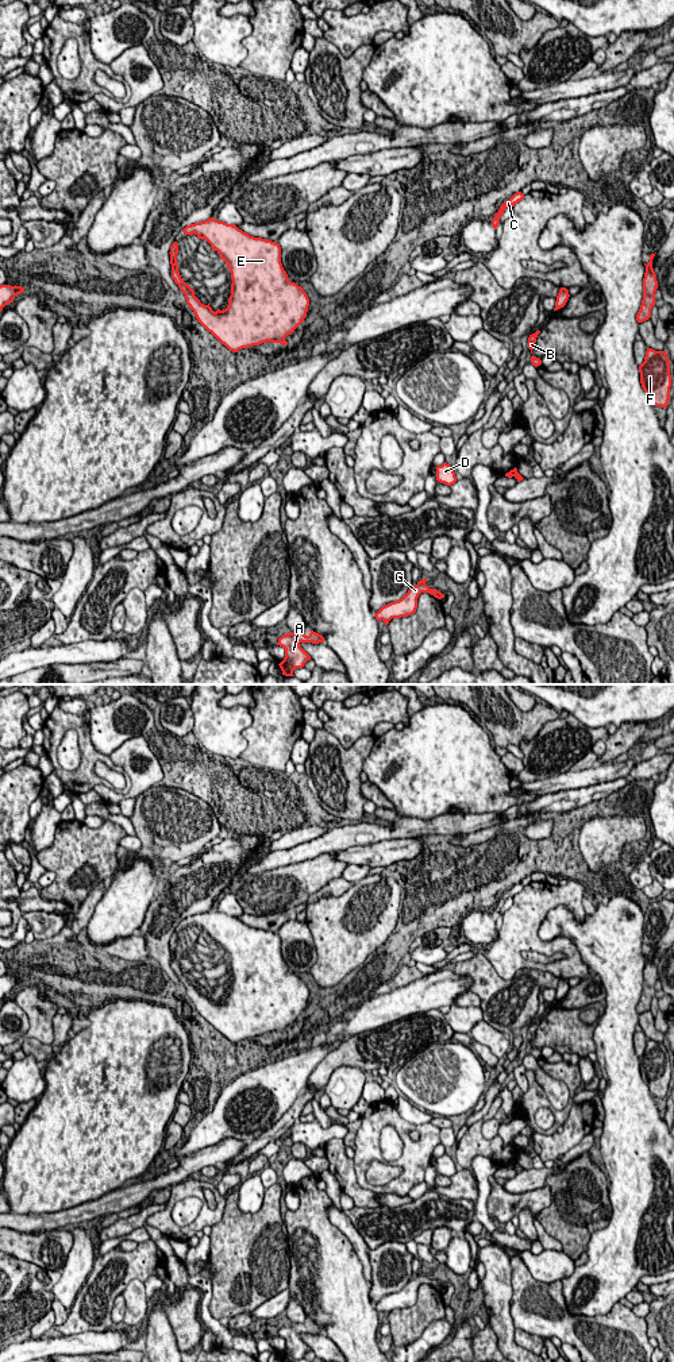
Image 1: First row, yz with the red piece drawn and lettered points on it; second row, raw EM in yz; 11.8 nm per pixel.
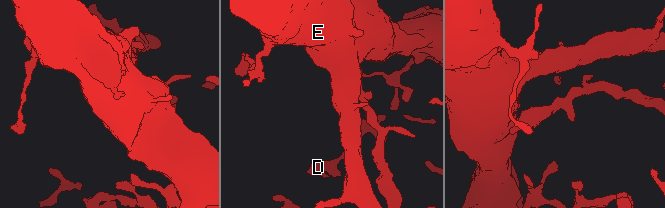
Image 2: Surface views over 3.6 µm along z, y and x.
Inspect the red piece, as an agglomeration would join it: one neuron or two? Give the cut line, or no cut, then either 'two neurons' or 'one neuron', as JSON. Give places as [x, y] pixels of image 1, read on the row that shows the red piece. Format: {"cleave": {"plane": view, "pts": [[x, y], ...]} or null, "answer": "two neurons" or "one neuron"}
{"cleave": {"plane": "yz", "pts": [[516, 471], [513, 475]]}, "answer": "two neurons"}

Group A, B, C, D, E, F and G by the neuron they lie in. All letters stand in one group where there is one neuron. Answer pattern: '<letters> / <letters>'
A B C D E G / F

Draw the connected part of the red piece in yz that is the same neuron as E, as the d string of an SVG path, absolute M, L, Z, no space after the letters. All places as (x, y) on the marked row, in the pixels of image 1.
M213 217L186 225L182 232L185 235L195 234L201 240L205 239L227 263L232 279L227 308L213 312L209 304L200 302L195 296L195 290L181 278L177 265L178 243L172 244L169 252L172 278L185 294L186 304L193 310L197 321L232 352L266 342L288 344L285 337L293 333L307 317L309 298L301 286L289 281L281 263L280 244L250 236L235 224L227 224Z

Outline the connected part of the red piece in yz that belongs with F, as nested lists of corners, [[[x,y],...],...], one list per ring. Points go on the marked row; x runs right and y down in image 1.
[[[647,348],[644,362],[639,366],[640,383],[654,406],[666,408],[670,400],[670,360],[665,351]]]

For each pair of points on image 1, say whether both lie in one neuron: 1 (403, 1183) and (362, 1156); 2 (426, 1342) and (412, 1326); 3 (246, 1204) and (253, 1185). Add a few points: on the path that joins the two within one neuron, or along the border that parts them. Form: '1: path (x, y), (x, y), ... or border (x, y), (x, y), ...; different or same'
1: path (386, 1188), (369, 1187), (361, 1179), (361, 1172); same
2: border (443, 1316), (434, 1320), (413, 1341), (396, 1347); different
3: path (250, 1200), (251, 1189); same

